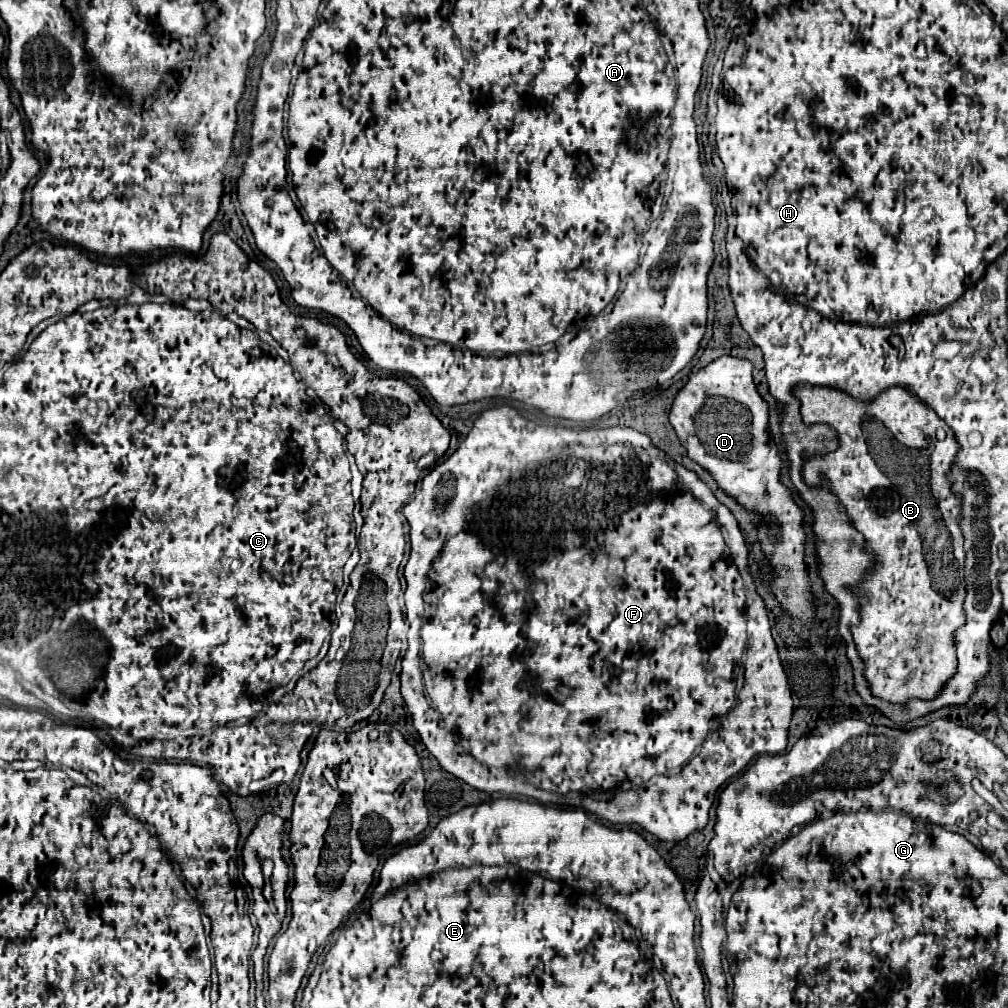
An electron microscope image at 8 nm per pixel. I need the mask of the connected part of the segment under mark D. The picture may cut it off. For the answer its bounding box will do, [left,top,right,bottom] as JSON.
[669,356,815,626]

